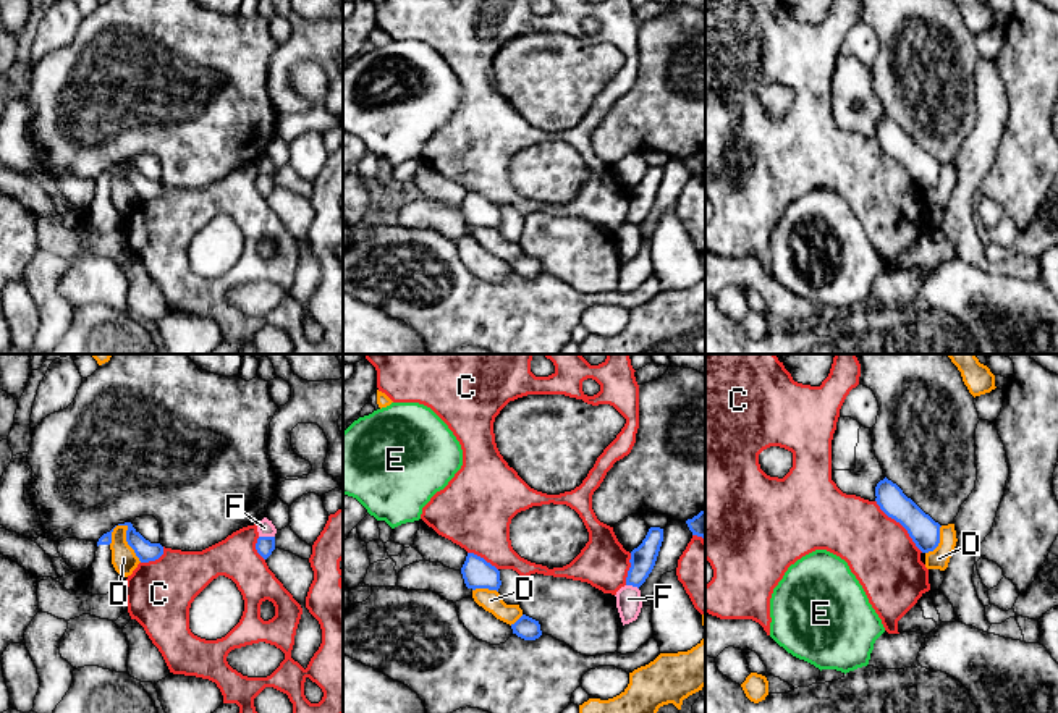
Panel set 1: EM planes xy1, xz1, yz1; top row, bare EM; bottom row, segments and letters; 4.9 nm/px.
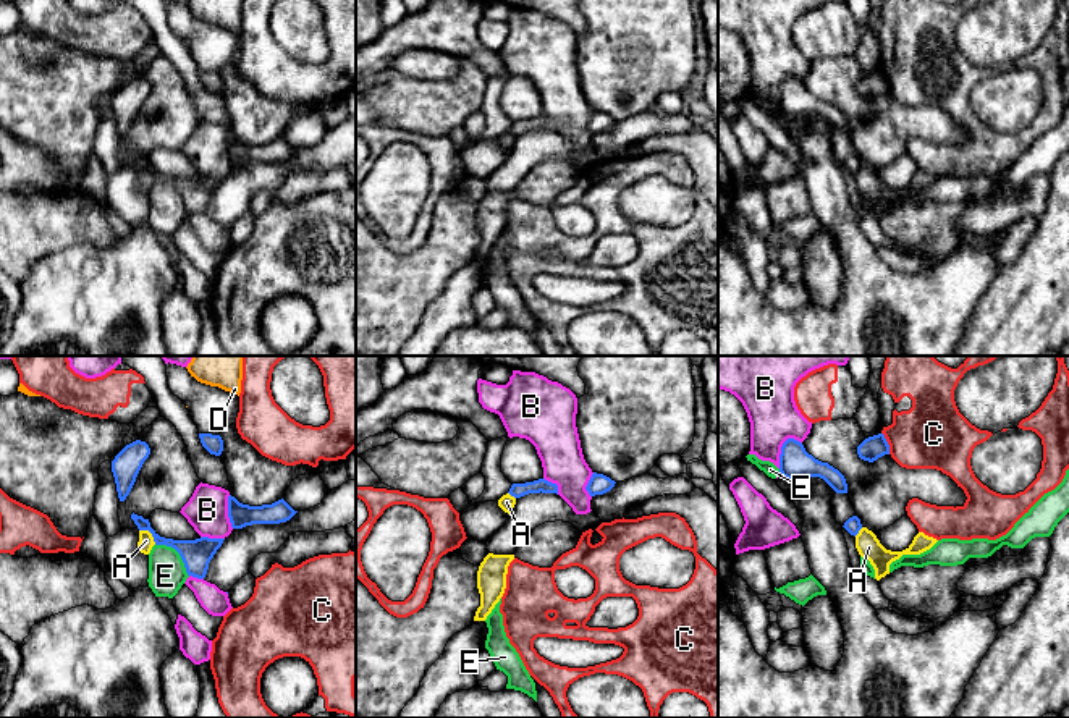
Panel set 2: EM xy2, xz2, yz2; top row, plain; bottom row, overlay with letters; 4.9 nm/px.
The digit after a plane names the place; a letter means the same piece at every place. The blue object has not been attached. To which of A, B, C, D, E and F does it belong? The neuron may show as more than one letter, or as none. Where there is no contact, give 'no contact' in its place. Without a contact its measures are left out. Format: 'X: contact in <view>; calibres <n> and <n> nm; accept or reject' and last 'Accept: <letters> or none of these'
A: contact in xy2; calibres 140 and 80 nm; reject
B: contact in yz2; calibres 160 and 260 nm; reject
C: contact in yz1; calibres 150 and 340 nm; reject
D: contact in xy1; calibres 100 and 130 nm; reject
E: contact in xy2; calibres 150 and 190 nm; reject
F: contact in xy1; calibres 90 and 80 nm; reject
Accept: none of these

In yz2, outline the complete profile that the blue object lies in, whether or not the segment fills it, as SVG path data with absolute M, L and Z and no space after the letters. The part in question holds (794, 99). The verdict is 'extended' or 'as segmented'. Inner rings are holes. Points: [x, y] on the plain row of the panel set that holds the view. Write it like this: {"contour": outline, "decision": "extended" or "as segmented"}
{"contour": "M788 76L781 84L780 110L786 116L820 115L836 131L847 131L844 113L828 100L815 97L805 89L804 82L794 76Z", "decision": "as segmented"}

